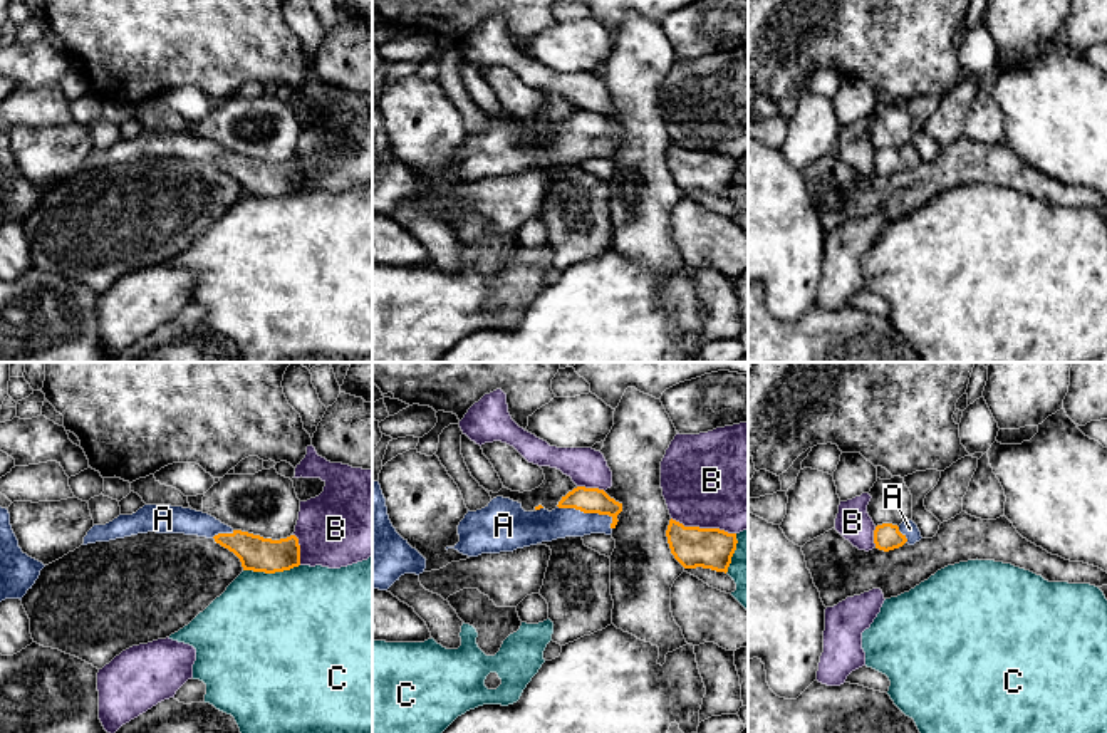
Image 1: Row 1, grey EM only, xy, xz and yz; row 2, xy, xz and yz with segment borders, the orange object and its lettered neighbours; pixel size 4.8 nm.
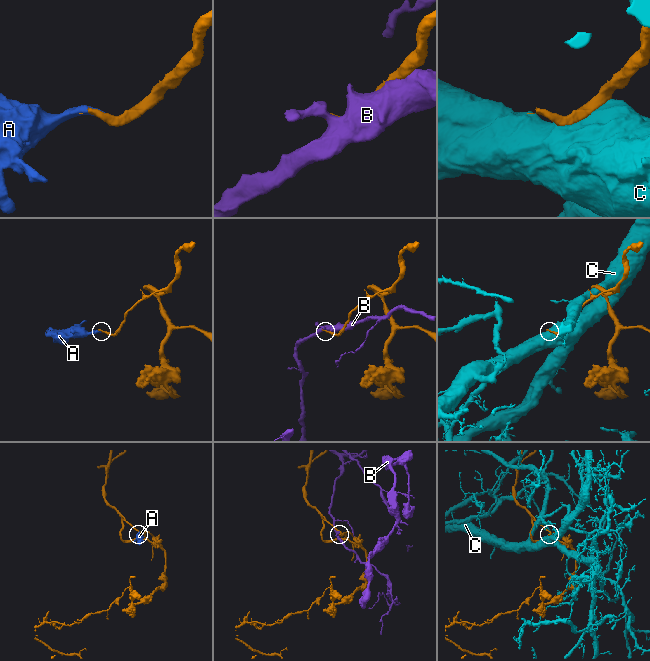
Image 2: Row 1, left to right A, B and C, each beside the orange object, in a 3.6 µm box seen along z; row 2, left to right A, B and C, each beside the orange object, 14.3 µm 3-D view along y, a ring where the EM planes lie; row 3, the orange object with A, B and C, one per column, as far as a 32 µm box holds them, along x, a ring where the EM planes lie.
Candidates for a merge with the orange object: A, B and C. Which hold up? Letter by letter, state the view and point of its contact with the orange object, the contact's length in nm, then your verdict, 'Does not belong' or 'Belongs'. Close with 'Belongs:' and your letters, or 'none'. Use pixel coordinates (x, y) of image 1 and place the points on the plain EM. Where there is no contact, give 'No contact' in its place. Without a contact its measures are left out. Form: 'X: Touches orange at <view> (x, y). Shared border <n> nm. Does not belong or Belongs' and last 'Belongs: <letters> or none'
A: Touches orange at xz (589, 136). Shared border 280 nm. Belongs
B: Touches orange at xz (703, 153). Shared border 320 nm. Does not belong
C: Touches orange at xy (270, 197). Shared border 280 nm. Does not belong
Belongs: A

